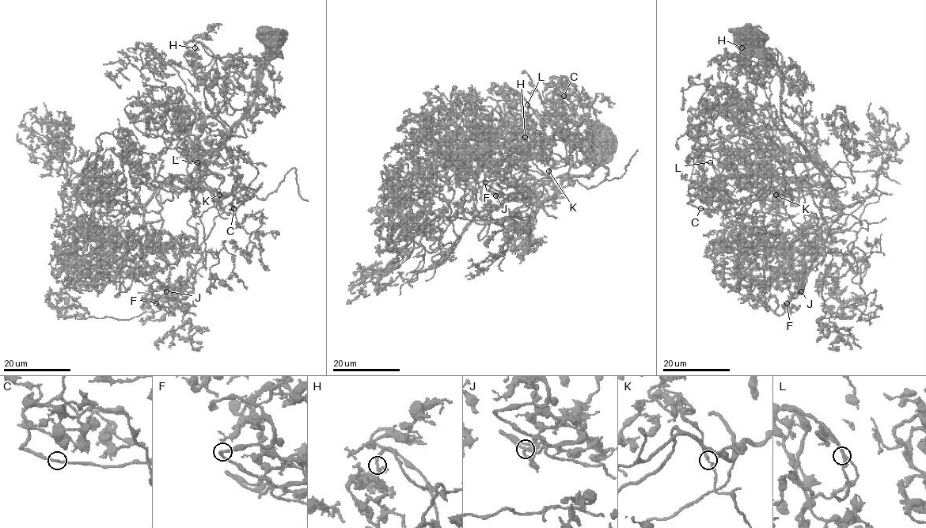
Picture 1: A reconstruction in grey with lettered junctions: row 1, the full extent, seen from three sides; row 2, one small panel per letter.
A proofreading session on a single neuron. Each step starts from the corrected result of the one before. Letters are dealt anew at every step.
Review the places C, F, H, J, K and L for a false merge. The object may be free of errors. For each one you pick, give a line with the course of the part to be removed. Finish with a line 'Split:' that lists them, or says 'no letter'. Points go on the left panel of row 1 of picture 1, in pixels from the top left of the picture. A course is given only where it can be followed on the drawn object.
Split: no letter

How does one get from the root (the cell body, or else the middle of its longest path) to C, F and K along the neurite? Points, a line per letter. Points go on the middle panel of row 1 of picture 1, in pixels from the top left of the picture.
C: (602, 146), (599, 165), (565, 180), (528, 225), (491, 217), (573, 164), (563, 96)
F: (602, 146), (599, 165), (565, 180), (524, 227), (474, 217), (535, 225), (524, 202), (485, 181)
K: (602, 146), (599, 165), (565, 180), (524, 227), (474, 220), (502, 222), (535, 203), (553, 180), (549, 170)

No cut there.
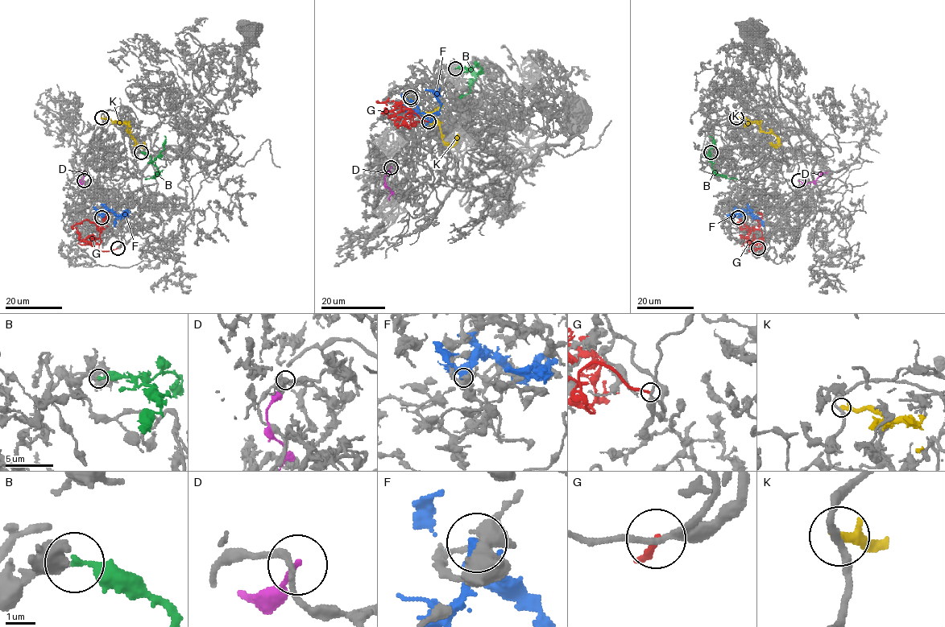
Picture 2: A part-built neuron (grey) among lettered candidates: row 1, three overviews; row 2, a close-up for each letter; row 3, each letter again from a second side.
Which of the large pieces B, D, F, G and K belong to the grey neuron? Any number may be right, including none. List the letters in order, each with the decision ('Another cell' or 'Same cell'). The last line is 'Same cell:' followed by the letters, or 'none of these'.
B: Same cell
D: Another cell
F: Another cell
G: Another cell
K: Another cell
Same cell: B

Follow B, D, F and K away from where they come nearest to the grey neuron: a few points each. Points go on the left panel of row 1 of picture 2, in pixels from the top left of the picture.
B: (141, 152), (151, 158), (159, 175), (145, 179)
D: (84, 180), (79, 183), (84, 177), (82, 171)
F: (102, 217), (109, 210), (118, 217), (126, 210), (128, 212), (114, 215)
K: (101, 117), (126, 122), (127, 130), (136, 142), (140, 146), (142, 142)

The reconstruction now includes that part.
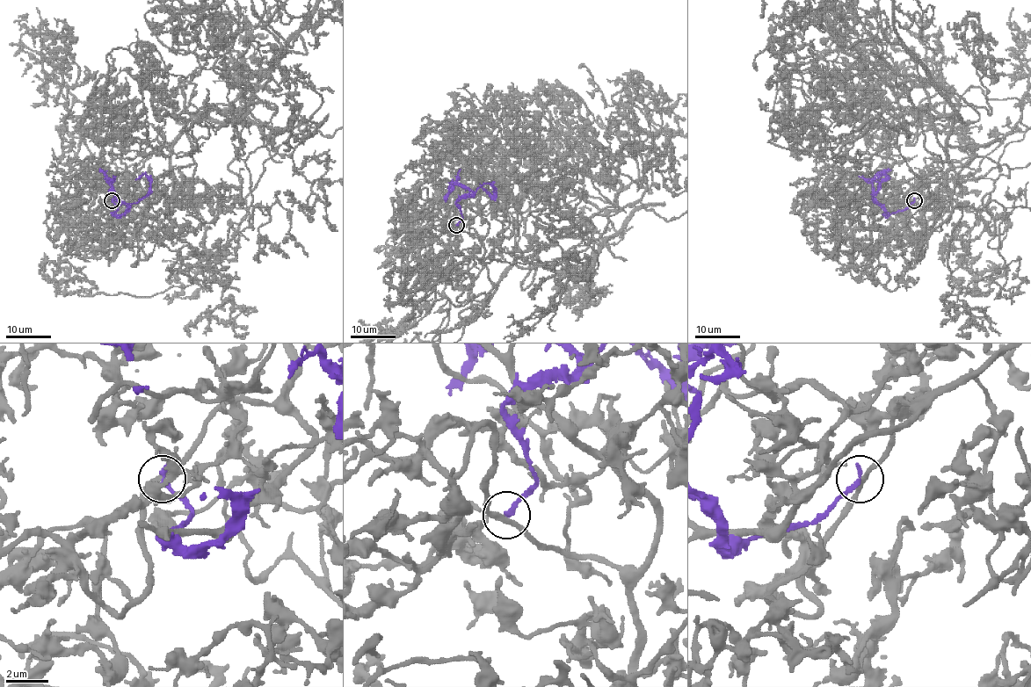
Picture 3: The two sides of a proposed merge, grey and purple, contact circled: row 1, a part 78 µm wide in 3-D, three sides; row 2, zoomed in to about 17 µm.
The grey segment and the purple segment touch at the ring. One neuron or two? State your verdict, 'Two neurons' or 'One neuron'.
Two neurons

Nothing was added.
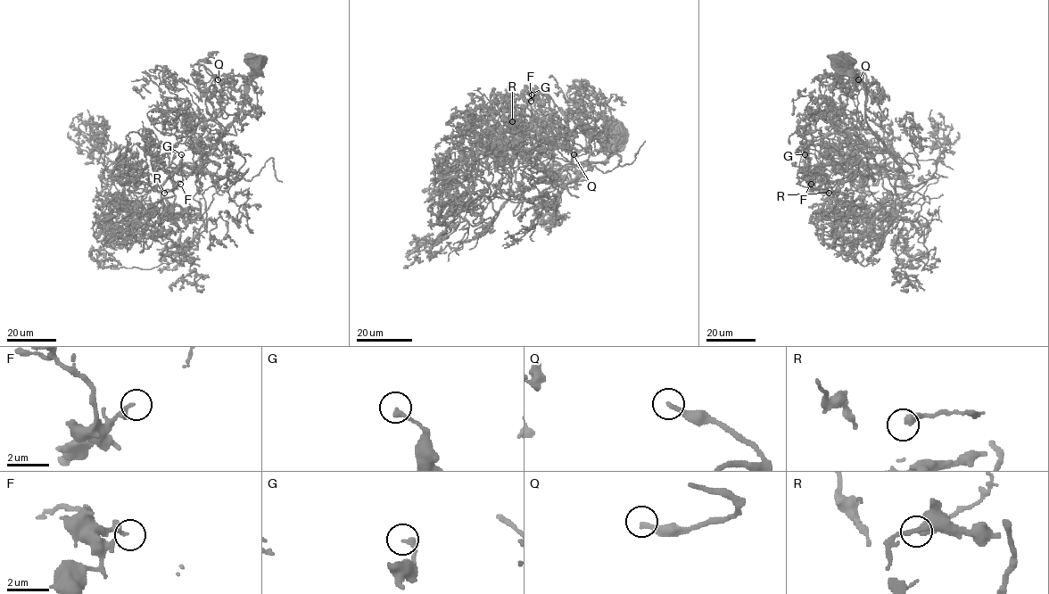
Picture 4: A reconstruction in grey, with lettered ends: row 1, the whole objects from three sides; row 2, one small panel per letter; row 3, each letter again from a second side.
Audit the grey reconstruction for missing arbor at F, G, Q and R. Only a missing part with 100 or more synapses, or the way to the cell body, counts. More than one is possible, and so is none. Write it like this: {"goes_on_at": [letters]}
{"goes_on_at": ["Q"]}

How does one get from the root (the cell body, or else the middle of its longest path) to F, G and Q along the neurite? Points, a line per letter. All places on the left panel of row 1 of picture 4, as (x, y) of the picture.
F: (256, 64), (203, 165), (174, 169), (210, 173), (197, 165), (174, 183), (180, 166), (154, 169), (180, 184)
G: (256, 64), (203, 165), (174, 169), (210, 173), (154, 169), (170, 177), (181, 154)
Q: (256, 64), (242, 111), (203, 165), (175, 170), (213, 152), (223, 134), (210, 95), (229, 86), (218, 79)

